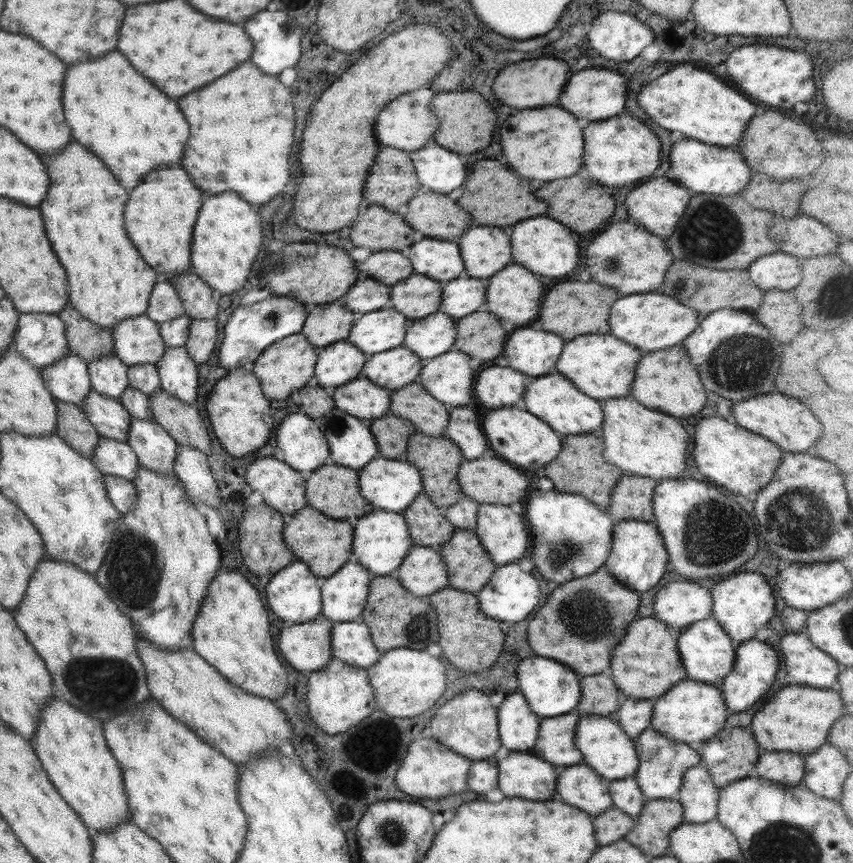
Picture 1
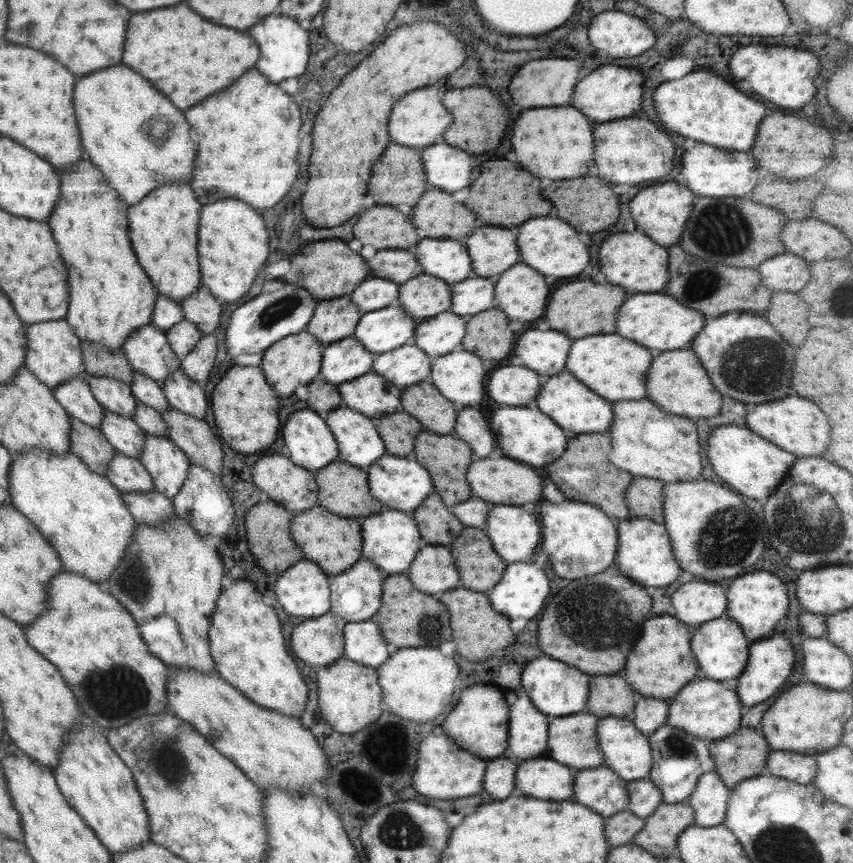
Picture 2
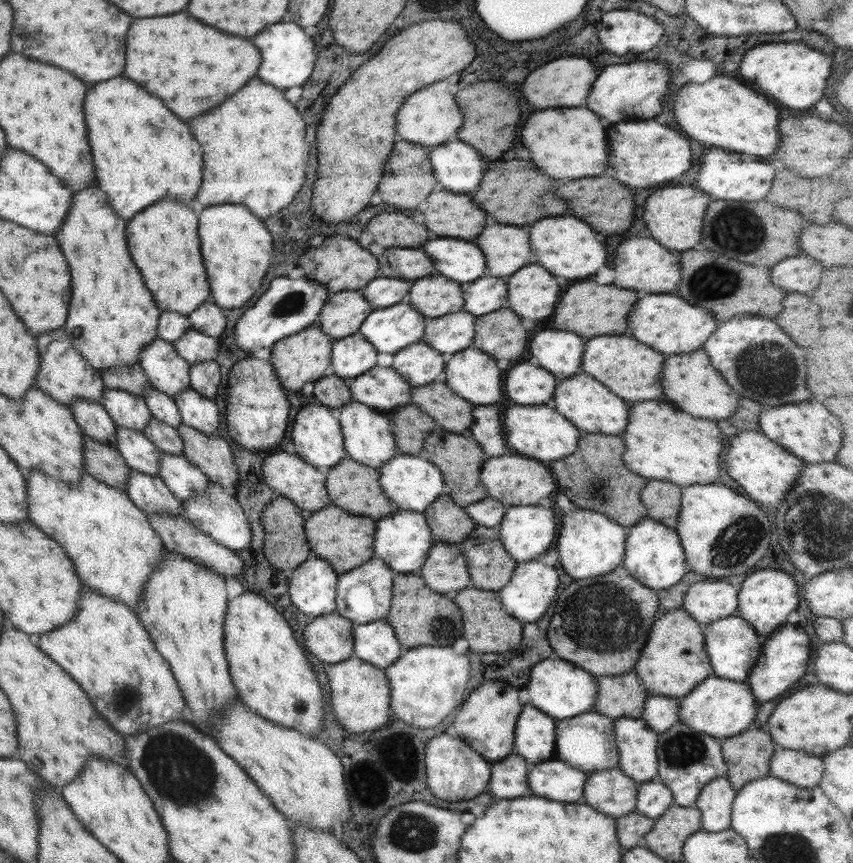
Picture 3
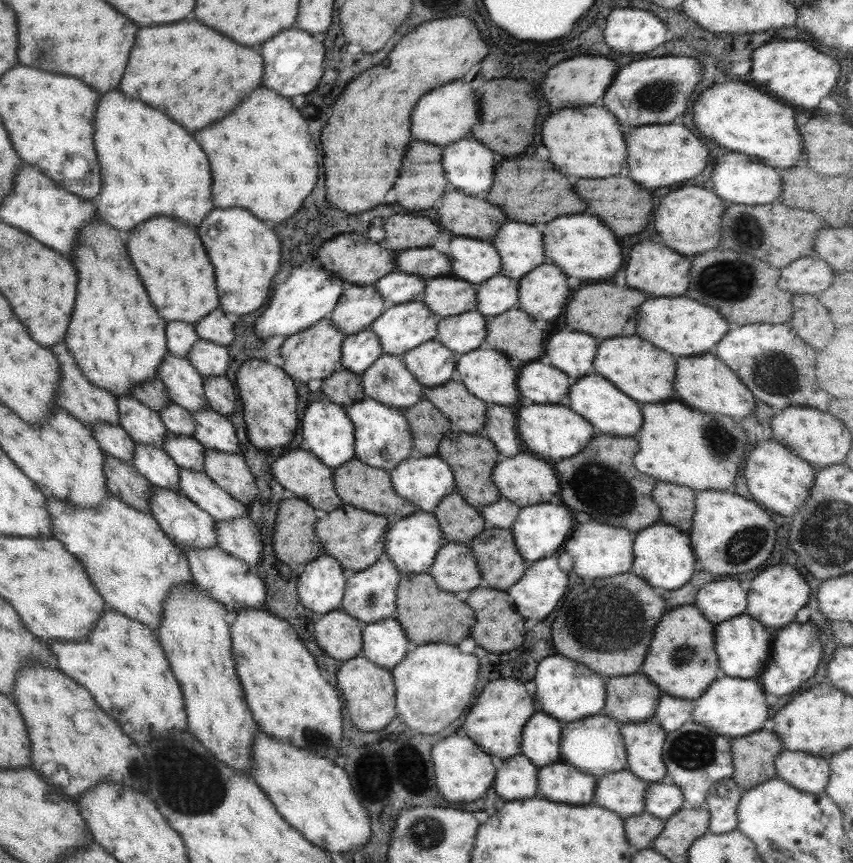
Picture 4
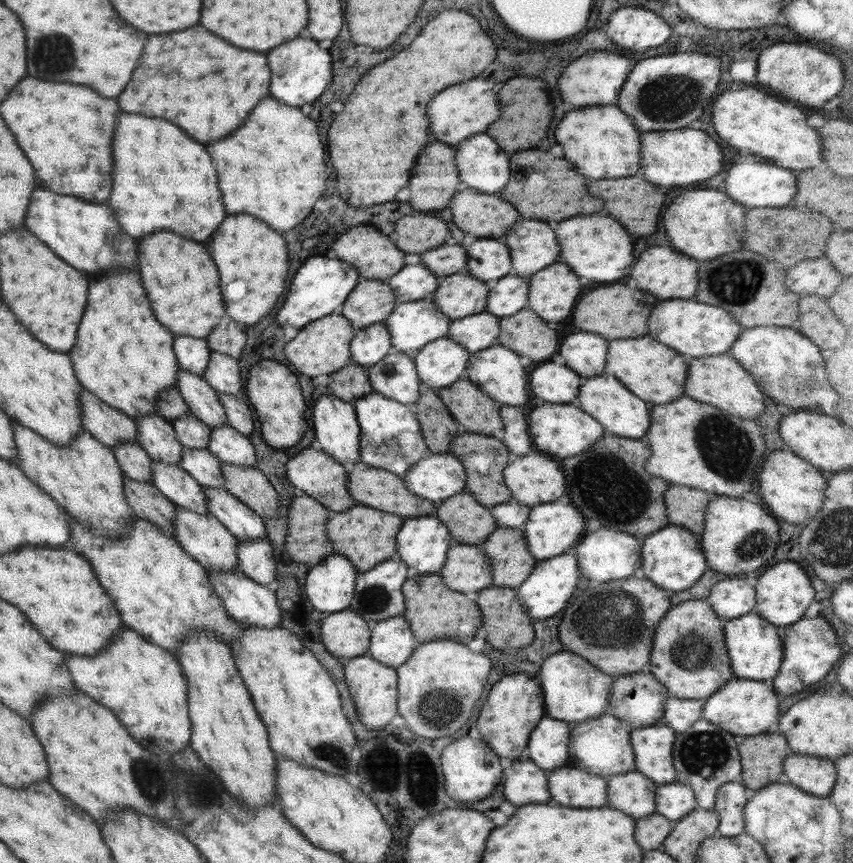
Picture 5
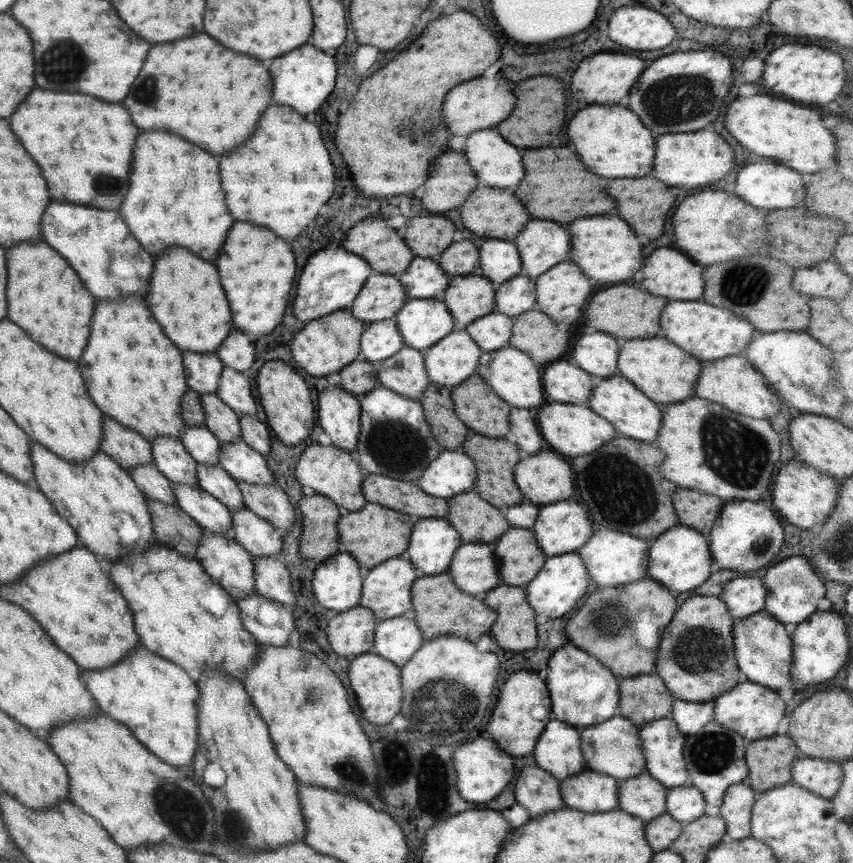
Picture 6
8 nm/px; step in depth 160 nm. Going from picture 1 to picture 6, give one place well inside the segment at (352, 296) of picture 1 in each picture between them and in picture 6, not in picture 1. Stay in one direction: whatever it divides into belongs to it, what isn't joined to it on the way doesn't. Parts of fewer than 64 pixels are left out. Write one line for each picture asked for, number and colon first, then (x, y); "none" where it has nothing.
2: (370, 294)
3: (379, 293)
4: (397, 287)
5: (411, 283)
6: (423, 279)

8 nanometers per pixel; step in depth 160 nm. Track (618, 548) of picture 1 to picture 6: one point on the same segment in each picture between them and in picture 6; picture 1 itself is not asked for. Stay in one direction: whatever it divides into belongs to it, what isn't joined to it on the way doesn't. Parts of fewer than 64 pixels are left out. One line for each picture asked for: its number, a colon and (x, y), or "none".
2: (643, 554)
3: (653, 556)
4: (661, 554)
5: (670, 557)
6: (679, 559)

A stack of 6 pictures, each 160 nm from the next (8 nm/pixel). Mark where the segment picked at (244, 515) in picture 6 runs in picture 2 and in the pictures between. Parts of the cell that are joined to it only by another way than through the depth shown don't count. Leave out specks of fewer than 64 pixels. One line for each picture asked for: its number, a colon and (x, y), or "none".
2: (166, 464)
3: (182, 479)
4: (196, 486)
5: (240, 521)

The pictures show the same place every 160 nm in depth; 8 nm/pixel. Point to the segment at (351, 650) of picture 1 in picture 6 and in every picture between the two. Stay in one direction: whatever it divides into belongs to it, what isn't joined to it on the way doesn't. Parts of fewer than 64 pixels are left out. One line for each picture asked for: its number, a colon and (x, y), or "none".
2: (362, 643)
3: (375, 643)
4: (384, 643)
5: (391, 641)
6: (396, 639)

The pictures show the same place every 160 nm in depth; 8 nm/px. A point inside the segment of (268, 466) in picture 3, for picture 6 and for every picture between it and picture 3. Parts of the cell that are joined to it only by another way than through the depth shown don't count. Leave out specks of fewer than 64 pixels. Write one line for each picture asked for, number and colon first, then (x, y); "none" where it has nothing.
4: (299, 471)
5: (317, 475)
6: (330, 472)

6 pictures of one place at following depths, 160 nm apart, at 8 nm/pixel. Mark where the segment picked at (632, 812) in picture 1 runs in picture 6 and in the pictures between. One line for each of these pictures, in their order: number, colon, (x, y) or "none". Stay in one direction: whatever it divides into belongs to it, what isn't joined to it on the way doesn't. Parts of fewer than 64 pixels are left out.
2: (643, 797)
3: (652, 798)
4: (661, 800)
5: (673, 801)
6: (684, 803)

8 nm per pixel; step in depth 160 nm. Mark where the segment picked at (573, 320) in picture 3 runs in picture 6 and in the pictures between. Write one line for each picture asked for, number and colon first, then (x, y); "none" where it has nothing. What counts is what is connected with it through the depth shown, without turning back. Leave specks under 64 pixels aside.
4: (600, 309)
5: (614, 311)
6: (623, 312)

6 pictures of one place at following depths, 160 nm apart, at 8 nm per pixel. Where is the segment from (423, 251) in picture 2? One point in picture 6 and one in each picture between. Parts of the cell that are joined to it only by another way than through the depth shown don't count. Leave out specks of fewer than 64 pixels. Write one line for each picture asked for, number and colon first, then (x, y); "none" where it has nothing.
3: (461, 262)
4: (472, 261)
5: (487, 260)
6: (498, 260)

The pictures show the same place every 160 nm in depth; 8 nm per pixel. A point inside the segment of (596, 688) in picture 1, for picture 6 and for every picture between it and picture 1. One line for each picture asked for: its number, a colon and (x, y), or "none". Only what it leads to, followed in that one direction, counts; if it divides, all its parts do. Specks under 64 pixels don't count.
2: (607, 696)
3: (623, 696)
4: (633, 698)
5: (637, 699)
6: (643, 698)

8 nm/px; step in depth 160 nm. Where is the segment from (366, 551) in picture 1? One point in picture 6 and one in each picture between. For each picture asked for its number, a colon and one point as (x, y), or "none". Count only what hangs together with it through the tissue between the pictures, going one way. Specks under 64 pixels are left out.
2: (389, 539)
3: (401, 540)
4: (411, 542)
5: (422, 542)
6: (432, 542)

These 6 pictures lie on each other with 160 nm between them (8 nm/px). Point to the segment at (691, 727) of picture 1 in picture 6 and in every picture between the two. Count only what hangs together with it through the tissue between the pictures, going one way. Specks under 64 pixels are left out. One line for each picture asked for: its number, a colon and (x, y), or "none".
2: (706, 709)
3: (720, 708)
4: (731, 707)
5: (742, 708)
6: (754, 712)

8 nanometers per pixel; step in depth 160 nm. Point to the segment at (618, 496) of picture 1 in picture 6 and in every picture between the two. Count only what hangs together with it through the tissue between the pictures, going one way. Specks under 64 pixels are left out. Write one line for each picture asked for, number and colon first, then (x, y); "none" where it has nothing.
2: (643, 497)
3: (661, 500)
4: (676, 503)
5: (684, 506)
6: (696, 510)

